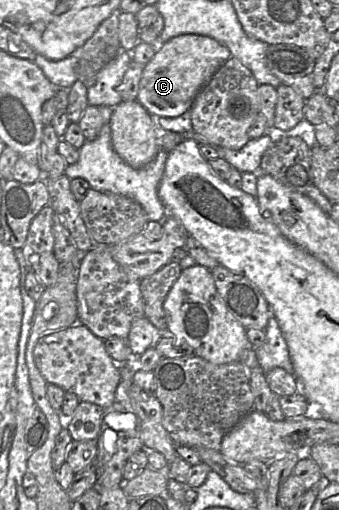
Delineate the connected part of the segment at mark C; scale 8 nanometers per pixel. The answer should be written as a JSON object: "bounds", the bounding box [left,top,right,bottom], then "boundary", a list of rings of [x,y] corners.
{"bounds":[137,34,231,117],"boundary":[[[182,34],[156,45],[154,57],[145,65],[139,84],[137,101],[151,116],[178,117],[190,110],[201,89],[215,72],[231,57],[230,50],[212,37],[199,34]]]}

